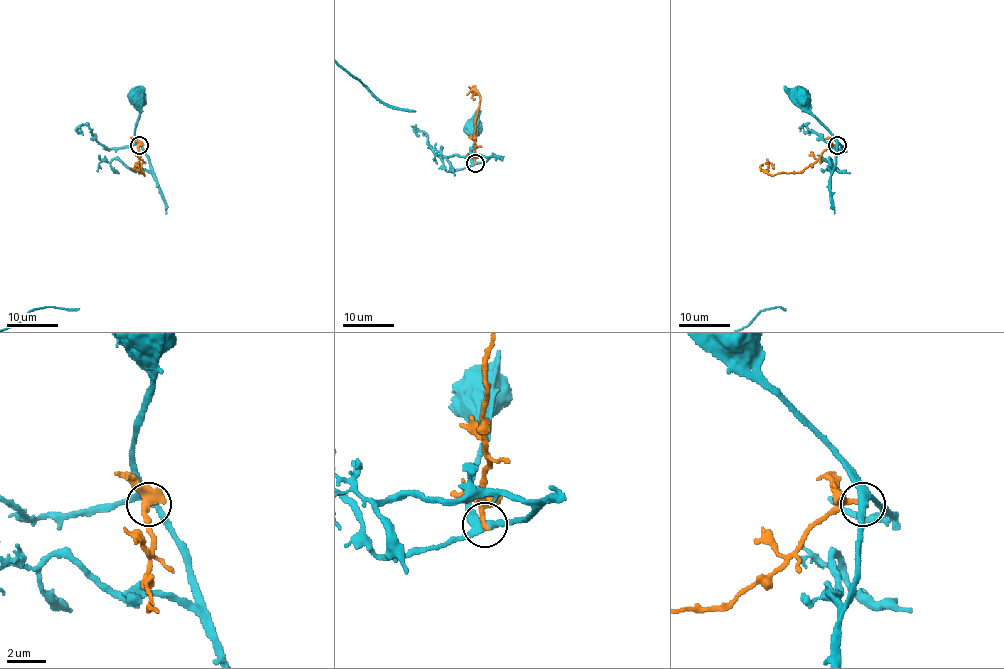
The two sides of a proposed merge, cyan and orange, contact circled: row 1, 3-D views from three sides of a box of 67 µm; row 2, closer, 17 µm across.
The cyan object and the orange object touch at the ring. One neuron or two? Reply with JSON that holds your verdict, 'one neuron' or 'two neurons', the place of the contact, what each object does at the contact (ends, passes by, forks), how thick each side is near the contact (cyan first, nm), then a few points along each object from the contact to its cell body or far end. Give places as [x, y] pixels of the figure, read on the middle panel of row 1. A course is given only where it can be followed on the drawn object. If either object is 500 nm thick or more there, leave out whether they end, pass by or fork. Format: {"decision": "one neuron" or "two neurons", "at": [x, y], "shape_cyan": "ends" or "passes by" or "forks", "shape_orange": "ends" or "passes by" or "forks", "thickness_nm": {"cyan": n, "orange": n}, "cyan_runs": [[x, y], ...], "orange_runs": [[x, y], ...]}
{"decision": "two neurons", "at": [475, 163], "shape_cyan": "forks", "shape_orange": "ends", "thickness_nm": {"cyan": 320, "orange": 280}, "cyan_runs": [[476, 162], [471, 157], [476, 138], [473, 129]], "orange_runs": [[474, 162], [474, 126], [480, 97], [473, 96], [474, 100]]}

